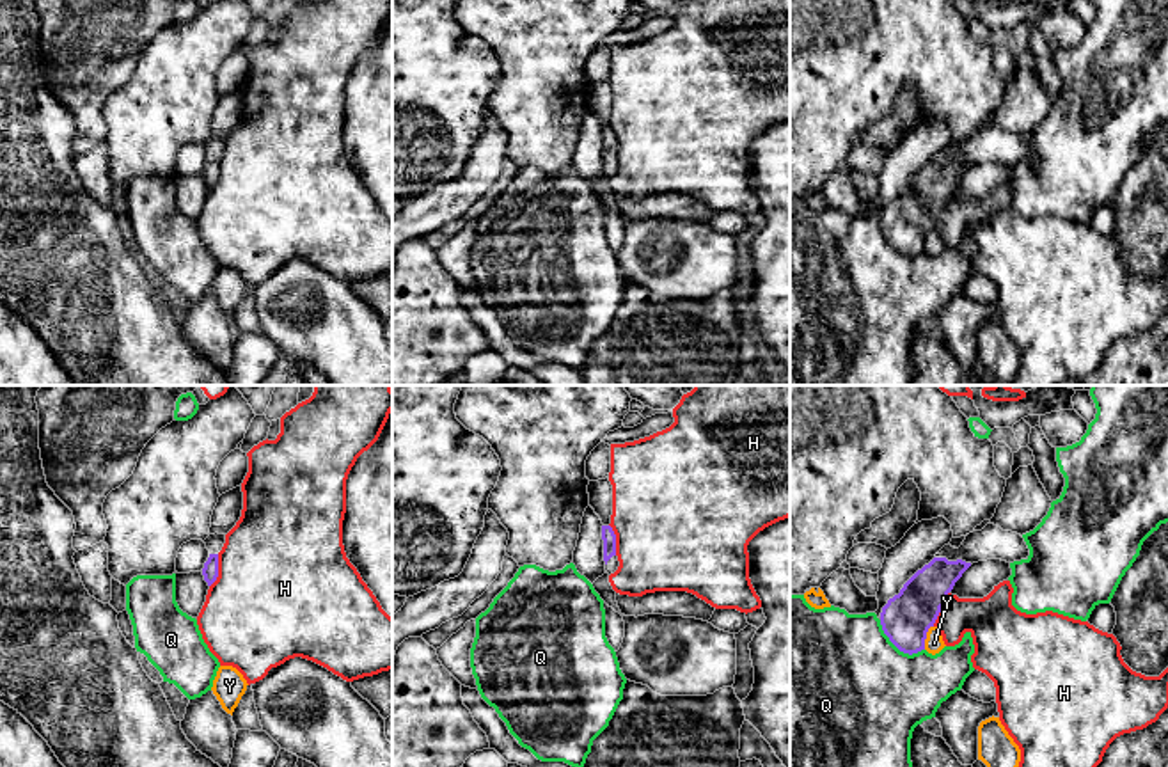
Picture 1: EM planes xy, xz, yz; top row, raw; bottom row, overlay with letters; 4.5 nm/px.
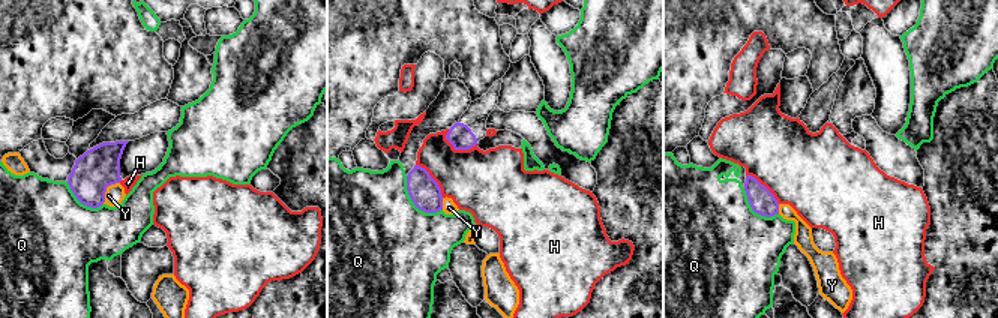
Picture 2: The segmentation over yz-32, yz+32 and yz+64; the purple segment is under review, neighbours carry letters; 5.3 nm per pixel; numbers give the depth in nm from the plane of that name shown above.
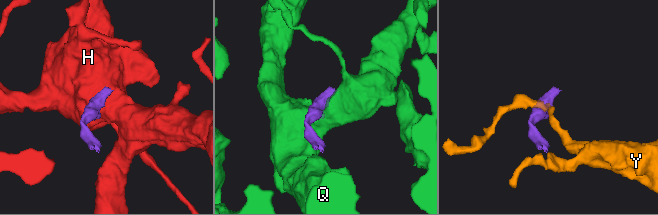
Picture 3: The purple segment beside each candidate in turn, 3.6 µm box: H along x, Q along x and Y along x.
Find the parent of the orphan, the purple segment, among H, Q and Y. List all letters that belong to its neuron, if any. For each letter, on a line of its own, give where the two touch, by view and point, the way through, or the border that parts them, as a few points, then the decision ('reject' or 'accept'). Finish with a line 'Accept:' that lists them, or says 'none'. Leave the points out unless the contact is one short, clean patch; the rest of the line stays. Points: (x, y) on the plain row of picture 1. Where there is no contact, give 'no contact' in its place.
H: contact yz (939, 212); reject
Q: contact yz (897, 249); reject
Y: contact yz (925, 240); reject
Accept: none

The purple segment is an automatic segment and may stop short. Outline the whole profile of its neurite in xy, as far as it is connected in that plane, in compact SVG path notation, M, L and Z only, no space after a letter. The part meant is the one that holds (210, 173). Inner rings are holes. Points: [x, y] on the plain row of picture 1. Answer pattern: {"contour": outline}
{"contour": "M218 135L209 137L204 142L204 146L206 146L206 151L209 153L209 160L204 165L202 178L208 188L211 188L218 179L218 154L222 153L225 146L225 137L218 137Z"}

